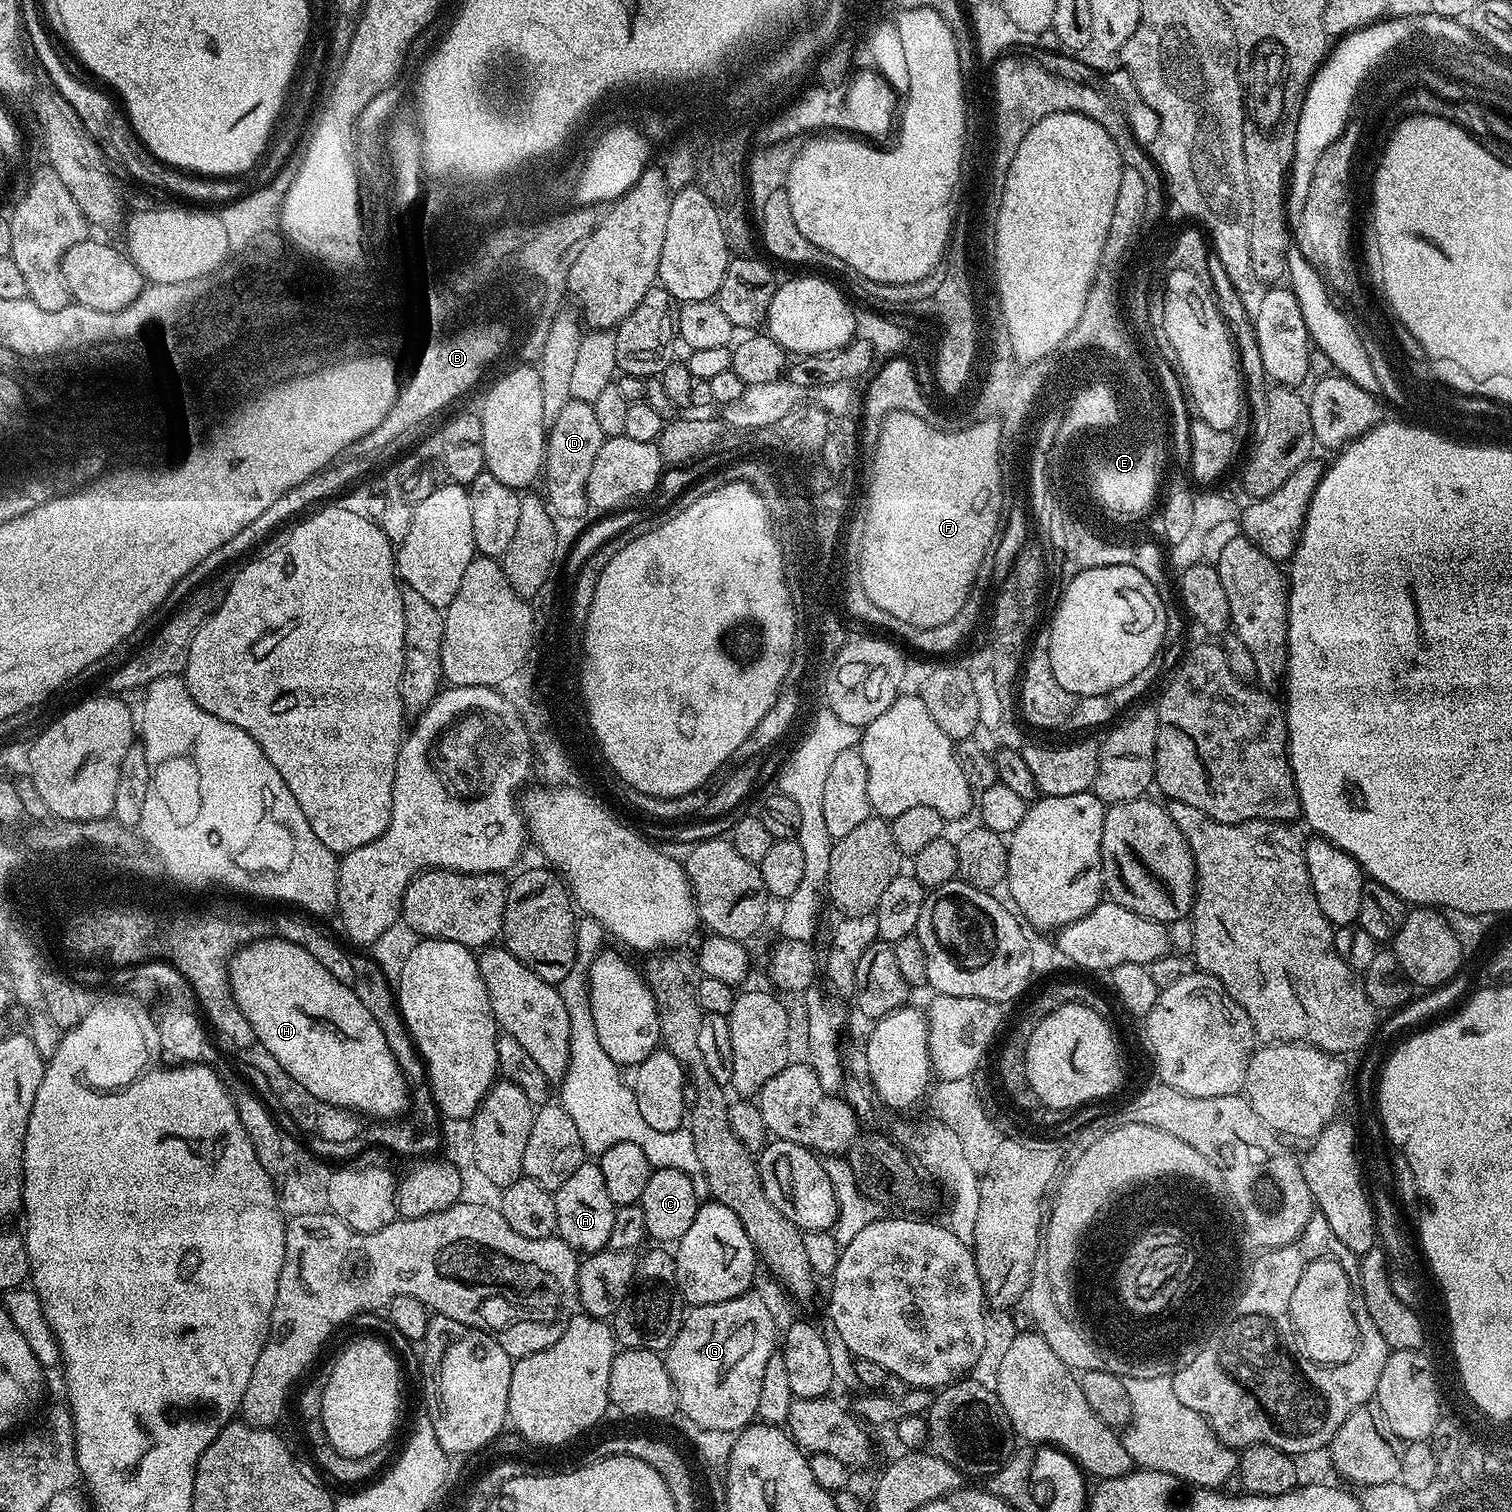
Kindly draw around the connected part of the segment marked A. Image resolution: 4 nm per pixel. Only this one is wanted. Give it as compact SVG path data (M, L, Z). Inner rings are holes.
M583 1162L570 1174L566 1182L554 1192L556 1197L556 1232L560 1239L575 1248L577 1253L591 1254L608 1248L610 1225L614 1223L617 1205L606 1194L599 1163Z

